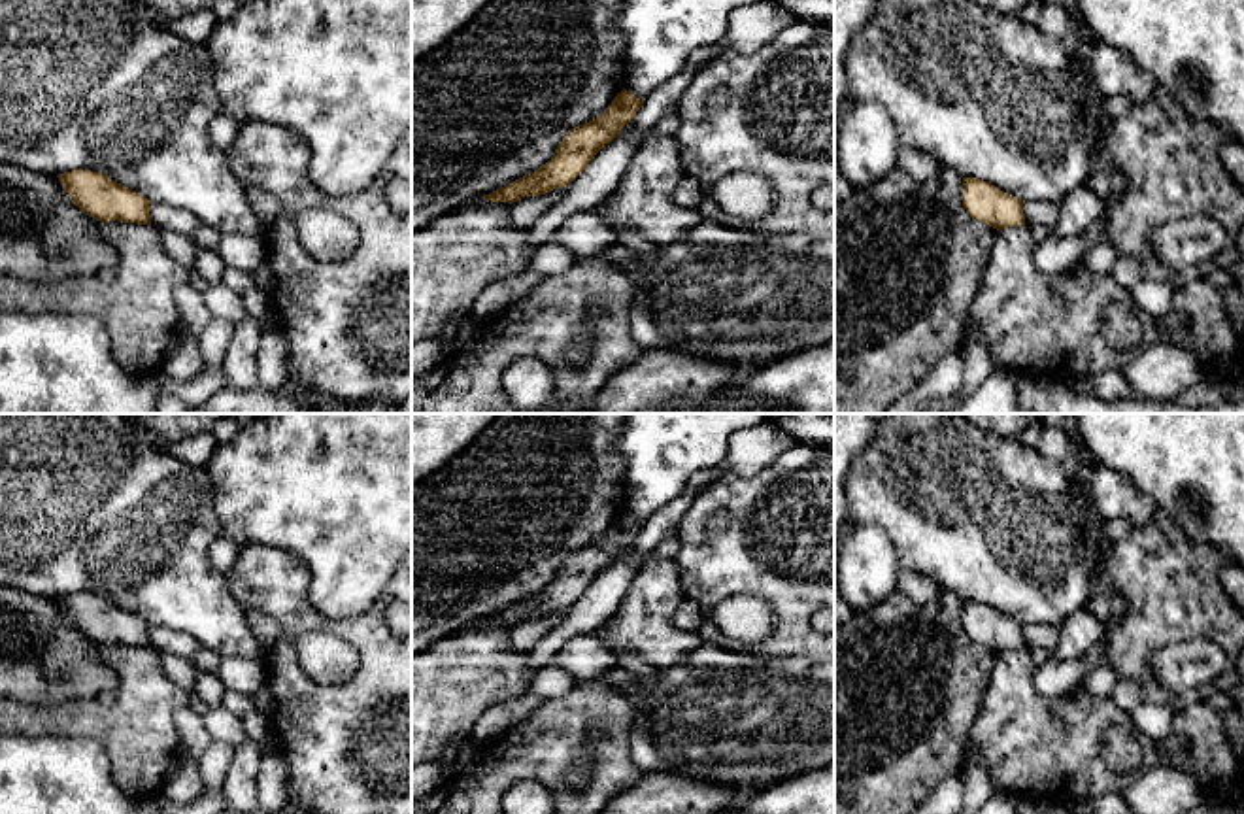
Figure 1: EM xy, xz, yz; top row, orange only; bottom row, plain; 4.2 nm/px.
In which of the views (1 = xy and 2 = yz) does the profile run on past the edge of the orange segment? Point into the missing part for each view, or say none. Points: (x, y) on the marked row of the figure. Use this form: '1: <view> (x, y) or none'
1: none
2: none

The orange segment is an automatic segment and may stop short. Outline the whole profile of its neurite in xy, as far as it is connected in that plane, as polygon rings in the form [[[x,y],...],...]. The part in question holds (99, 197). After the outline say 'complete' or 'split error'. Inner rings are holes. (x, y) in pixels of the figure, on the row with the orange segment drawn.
[[[72,170],[57,176],[70,200],[89,217],[108,223],[151,225],[149,200],[91,170]]] | complete

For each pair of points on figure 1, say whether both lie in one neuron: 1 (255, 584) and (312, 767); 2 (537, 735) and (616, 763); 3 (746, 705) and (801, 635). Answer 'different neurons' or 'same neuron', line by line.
1: same neuron
2: same neuron
3: different neurons

